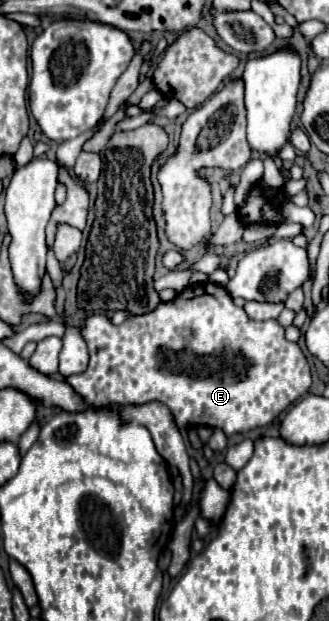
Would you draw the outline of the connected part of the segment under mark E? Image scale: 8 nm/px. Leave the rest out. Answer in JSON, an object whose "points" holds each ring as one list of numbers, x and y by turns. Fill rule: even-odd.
{"points":[[206,282,202,286,186,286,174,300,160,302,152,312,128,316,120,326,112,324,106,314,92,312,80,326,88,344,90,364,86,372,66,378,74,392,88,408,104,406,142,406,152,400,170,408,178,428,220,428,226,436,248,432,270,424,294,400,302,398,310,388,310,366,300,346,286,340,284,326,278,320,252,320,244,308,232,302,226,288],[184,330,192,336,184,338]]}

